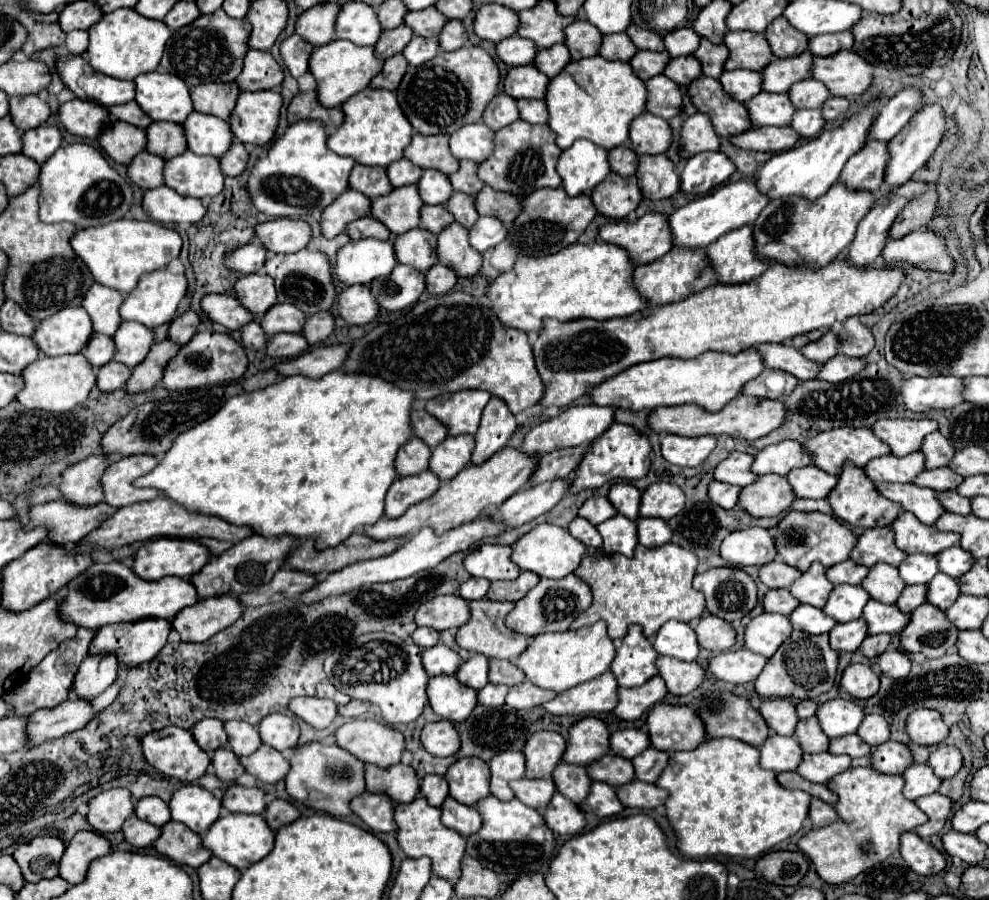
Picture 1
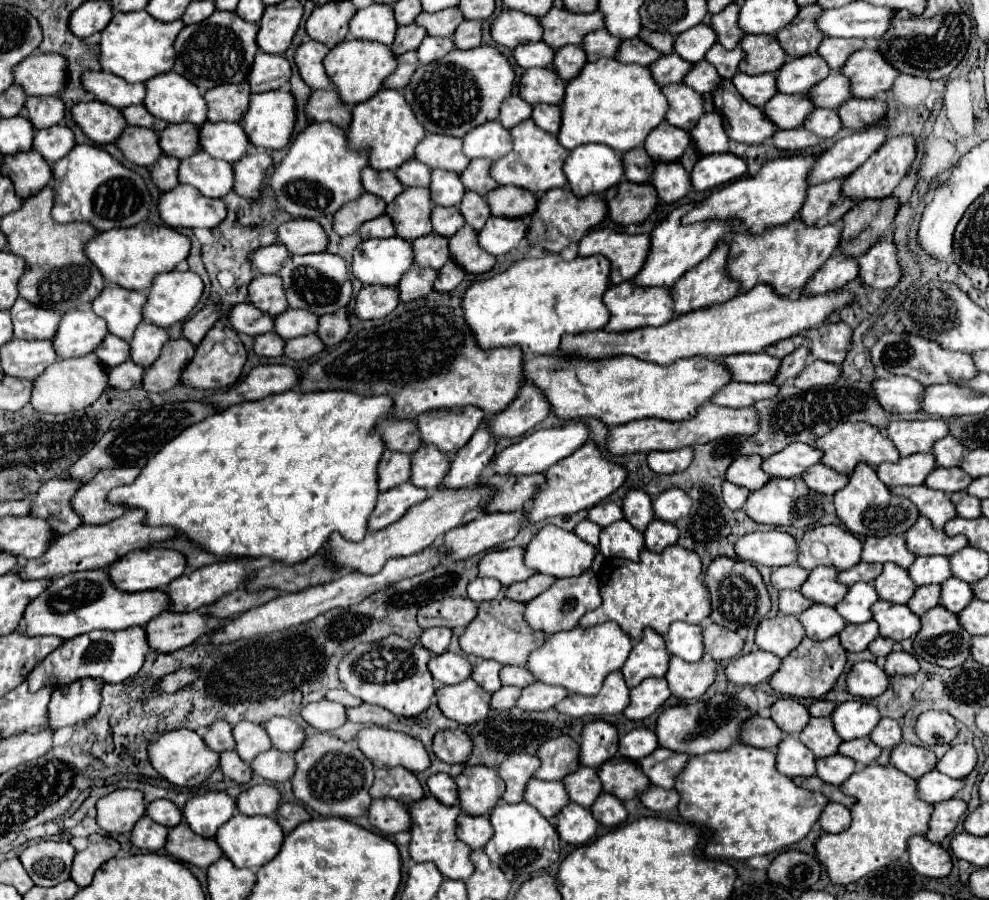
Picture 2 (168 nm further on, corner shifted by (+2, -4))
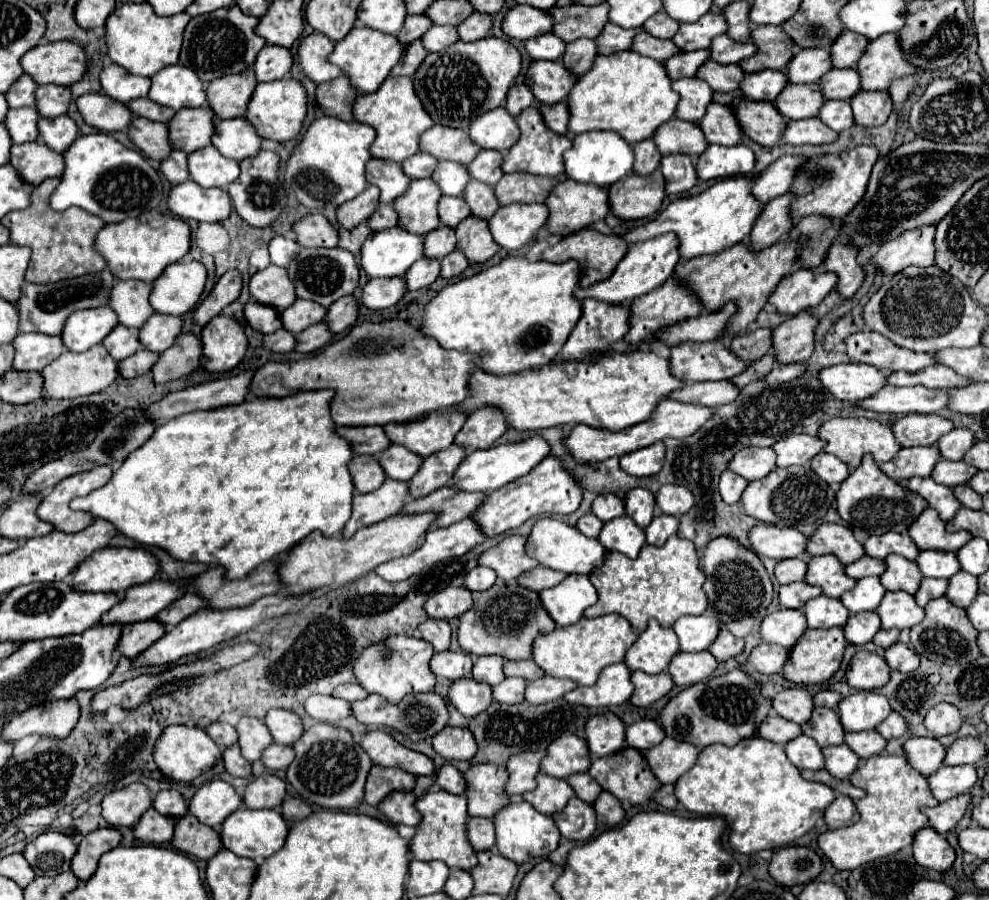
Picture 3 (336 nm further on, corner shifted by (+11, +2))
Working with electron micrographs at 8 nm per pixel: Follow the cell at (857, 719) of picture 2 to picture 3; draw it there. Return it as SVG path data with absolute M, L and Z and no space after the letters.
M855 692L839 702L841 724L847 732L873 730L891 714L889 700L877 692Z

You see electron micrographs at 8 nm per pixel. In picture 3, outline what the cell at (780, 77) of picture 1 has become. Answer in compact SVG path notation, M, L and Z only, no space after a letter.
M807 48L793 56L793 60L787 66L787 76L789 82L793 84L811 84L811 82L819 82L831 68L833 64L829 50Z

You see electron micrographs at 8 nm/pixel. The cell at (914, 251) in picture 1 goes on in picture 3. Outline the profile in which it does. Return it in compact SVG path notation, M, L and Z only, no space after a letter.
M839 242L831 244L821 268L825 272L835 272L837 274L835 290L843 298L851 298L865 278L863 268L857 264L857 250L851 248L851 246L839 244Z

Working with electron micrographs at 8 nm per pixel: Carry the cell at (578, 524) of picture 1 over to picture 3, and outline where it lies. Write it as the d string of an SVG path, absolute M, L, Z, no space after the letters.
M587 514L587 516L583 516L583 518L577 522L577 528L579 528L585 536L589 536L589 538L597 538L599 532L601 532L601 528L603 528L603 522L601 522L595 514Z

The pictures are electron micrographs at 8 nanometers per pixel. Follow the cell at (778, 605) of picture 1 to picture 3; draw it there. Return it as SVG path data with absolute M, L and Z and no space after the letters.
M793 582L779 588L779 604L783 608L803 608L807 600L819 596L823 590L819 586L809 586L807 582Z

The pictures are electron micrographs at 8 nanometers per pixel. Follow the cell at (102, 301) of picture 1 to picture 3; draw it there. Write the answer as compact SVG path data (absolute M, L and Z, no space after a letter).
M119 280L115 282L109 298L109 306L117 312L119 324L127 328L141 328L155 310L149 304L153 284L139 280Z

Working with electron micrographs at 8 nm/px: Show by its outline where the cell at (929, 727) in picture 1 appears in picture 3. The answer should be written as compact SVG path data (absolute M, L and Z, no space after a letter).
M937 704L927 712L925 718L925 726L935 732L937 736L945 736L945 734L955 734L961 728L961 716L959 710L951 704Z

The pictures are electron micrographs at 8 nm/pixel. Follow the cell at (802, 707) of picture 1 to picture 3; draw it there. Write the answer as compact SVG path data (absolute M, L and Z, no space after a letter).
M821 690L819 694L815 694L815 706L827 706L827 708L837 708L841 694L833 692L833 690Z

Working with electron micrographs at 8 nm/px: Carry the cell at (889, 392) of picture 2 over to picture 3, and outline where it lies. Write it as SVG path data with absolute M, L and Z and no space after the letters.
M857 362L823 368L817 378L841 402L855 402L859 398L873 396L887 380L877 368Z

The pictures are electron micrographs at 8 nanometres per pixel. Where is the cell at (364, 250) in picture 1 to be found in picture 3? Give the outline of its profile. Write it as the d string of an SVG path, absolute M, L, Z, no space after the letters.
M401 226L373 232L361 252L361 266L371 278L403 276L413 262L421 260L425 236L411 234Z

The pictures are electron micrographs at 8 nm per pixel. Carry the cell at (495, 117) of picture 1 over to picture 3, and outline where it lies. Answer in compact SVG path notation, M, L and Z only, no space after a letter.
M519 82L519 84L511 86L511 90L507 94L507 100L505 100L505 108L513 116L519 116L519 112L525 110L525 108L529 108L533 102L535 102L535 98L533 98L529 86L523 84L523 82Z

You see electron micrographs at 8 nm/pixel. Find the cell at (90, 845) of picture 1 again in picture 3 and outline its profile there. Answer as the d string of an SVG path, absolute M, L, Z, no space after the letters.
M101 828L89 832L79 844L79 852L71 862L71 872L81 882L87 882L91 874L95 874L99 858L119 844L121 844L121 832L115 828Z

